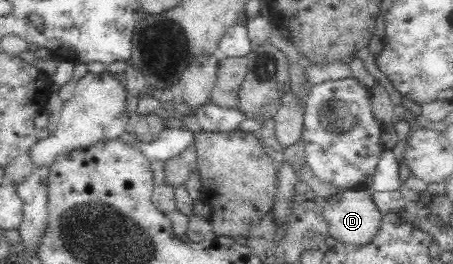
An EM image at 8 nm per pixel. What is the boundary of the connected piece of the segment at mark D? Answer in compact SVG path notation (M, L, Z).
M366 188L338 190L327 200L323 218L327 223L327 233L336 242L364 246L376 236L382 215Z

